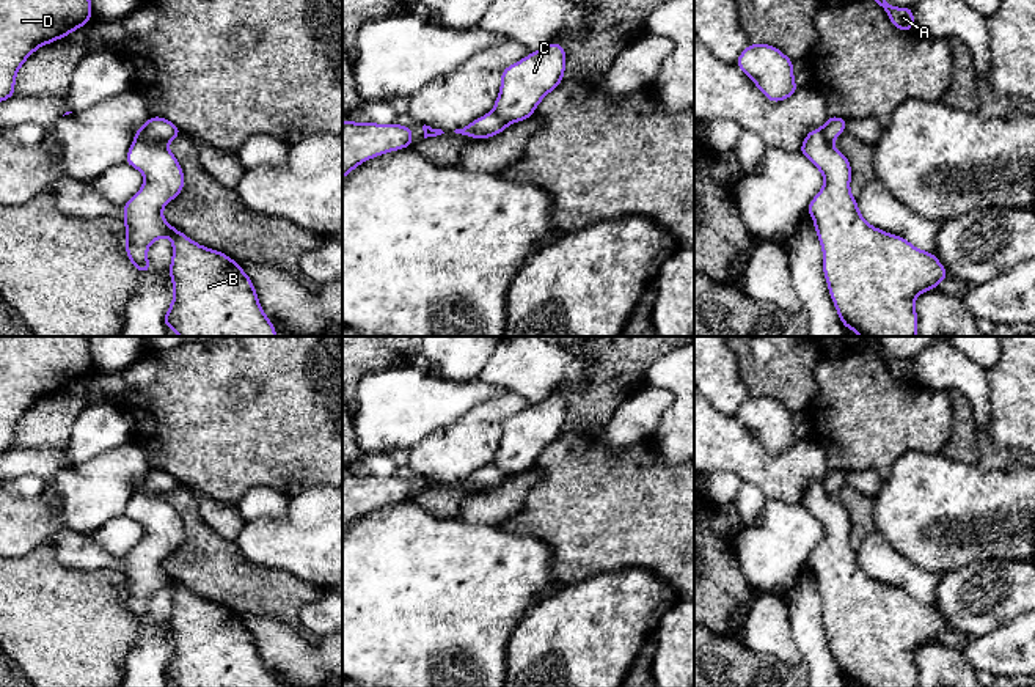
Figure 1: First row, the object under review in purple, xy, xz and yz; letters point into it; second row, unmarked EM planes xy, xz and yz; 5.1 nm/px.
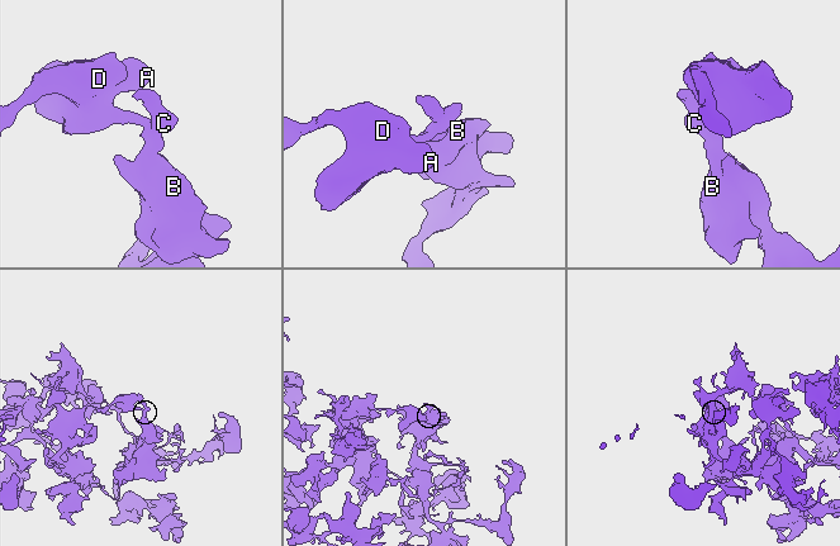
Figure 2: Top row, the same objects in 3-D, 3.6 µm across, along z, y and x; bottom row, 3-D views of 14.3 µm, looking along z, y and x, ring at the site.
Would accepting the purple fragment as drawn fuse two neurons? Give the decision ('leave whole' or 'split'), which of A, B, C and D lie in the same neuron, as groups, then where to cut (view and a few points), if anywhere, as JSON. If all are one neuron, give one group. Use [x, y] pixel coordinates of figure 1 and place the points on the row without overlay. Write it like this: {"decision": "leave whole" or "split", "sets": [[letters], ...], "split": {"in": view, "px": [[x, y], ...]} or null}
{"decision": "leave whole", "sets": [["A", "B", "C", "D"]], "split": null}

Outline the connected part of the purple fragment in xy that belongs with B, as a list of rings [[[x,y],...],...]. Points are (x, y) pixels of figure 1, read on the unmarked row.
[[[151,468],[144,478],[135,483],[135,492],[126,508],[126,516],[143,525],[143,539],[121,558],[126,564],[126,605],[138,624],[149,624],[148,599],[155,591],[173,593],[173,612],[170,629],[174,640],[173,654],[165,667],[165,681],[171,679],[177,687],[276,687],[273,676],[259,657],[253,634],[228,607],[206,601],[184,585],[174,582],[162,568],[165,557],[174,552],[184,541],[181,516],[168,501],[168,495],[181,487],[181,481],[171,473]]]

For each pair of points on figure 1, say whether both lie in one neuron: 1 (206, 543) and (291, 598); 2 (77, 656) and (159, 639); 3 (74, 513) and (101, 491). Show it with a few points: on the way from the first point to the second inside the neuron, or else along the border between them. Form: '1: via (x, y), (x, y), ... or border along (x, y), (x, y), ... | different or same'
1: via (226, 563), (253, 590), (270, 593) | same
2: border along (140, 624), (124, 670) | different
3: via (80, 508), (95, 494) | same

